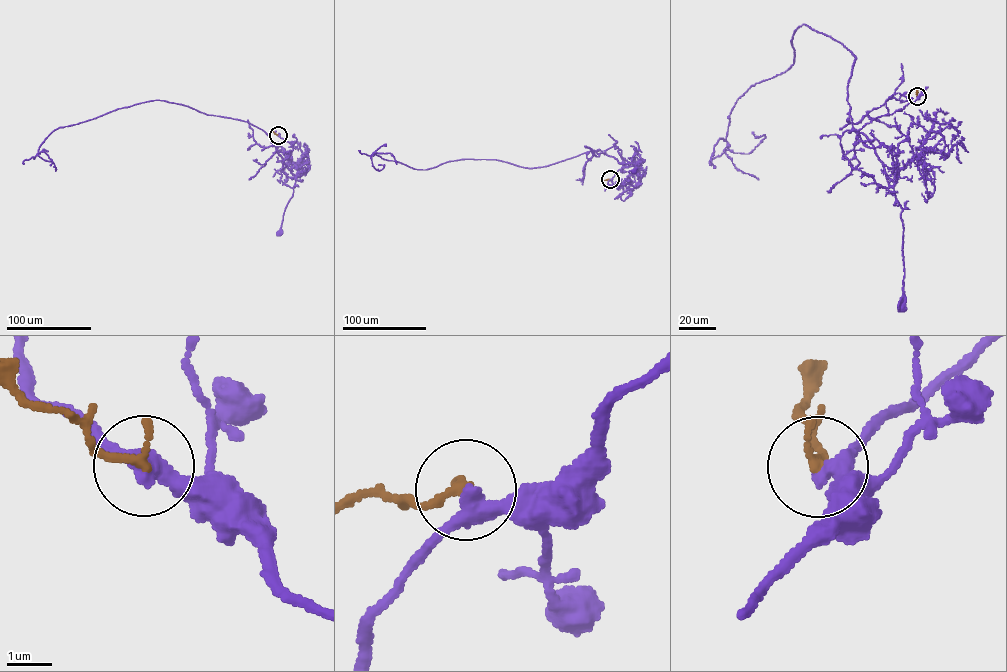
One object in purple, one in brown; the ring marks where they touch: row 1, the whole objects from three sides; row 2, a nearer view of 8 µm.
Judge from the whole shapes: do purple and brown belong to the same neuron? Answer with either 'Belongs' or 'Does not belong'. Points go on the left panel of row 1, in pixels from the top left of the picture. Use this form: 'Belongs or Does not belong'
Does not belong

